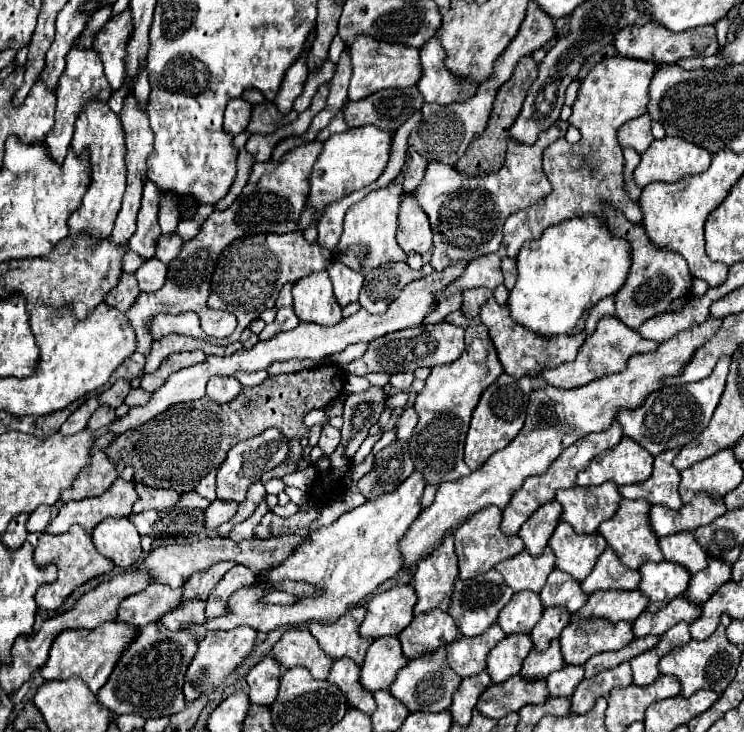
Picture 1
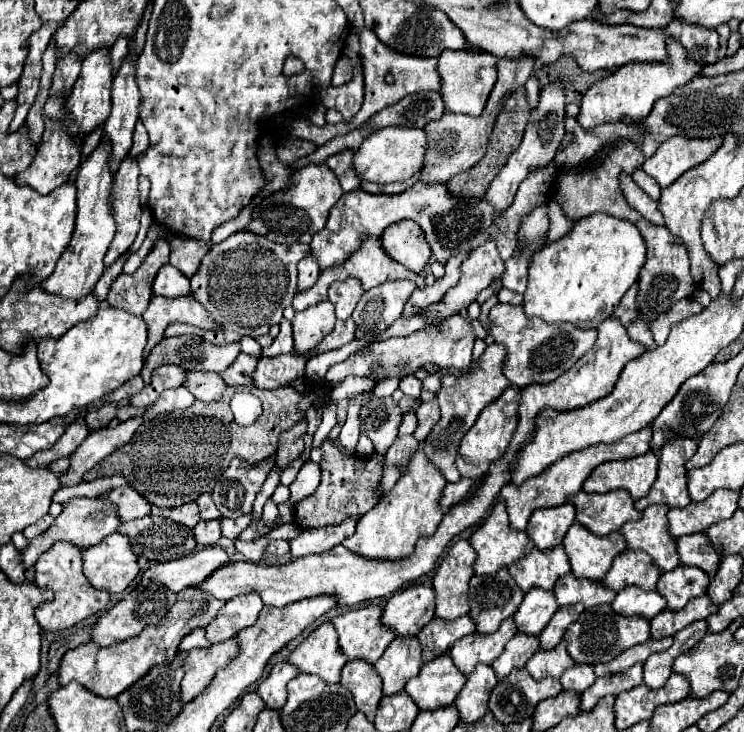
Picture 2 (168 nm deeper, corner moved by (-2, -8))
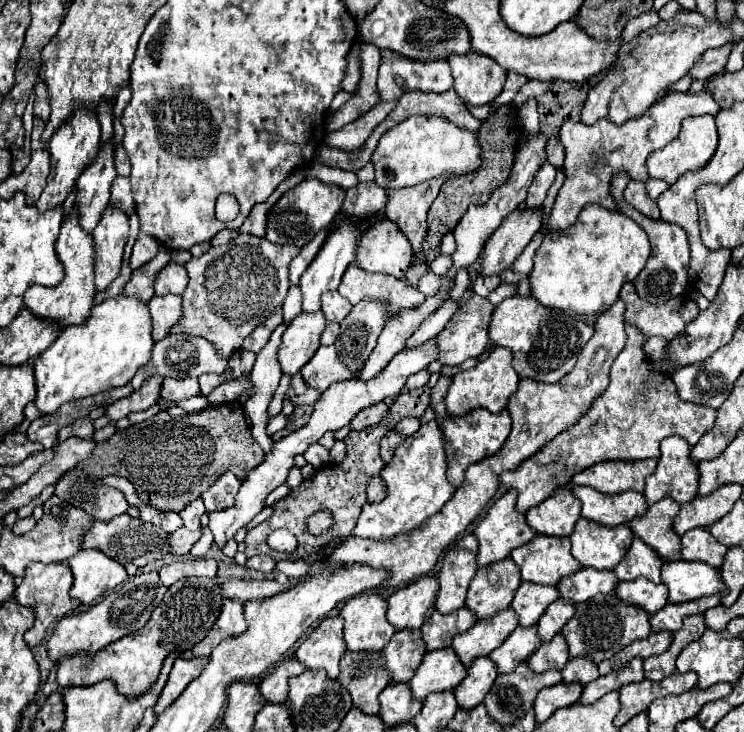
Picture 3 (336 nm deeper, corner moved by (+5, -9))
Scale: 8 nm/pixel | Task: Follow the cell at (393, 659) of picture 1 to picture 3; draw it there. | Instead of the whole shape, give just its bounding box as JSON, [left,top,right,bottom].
[382,629,426,683]

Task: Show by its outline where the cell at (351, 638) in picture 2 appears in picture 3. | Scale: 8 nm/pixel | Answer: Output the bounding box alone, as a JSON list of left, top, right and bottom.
[340,593,396,651]

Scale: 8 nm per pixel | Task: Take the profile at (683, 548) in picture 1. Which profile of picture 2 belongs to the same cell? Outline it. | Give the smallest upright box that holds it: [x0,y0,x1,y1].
[677,534,721,576]

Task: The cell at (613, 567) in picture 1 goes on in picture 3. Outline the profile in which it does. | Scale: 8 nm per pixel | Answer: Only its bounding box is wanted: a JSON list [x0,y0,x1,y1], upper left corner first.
[614,539,664,583]

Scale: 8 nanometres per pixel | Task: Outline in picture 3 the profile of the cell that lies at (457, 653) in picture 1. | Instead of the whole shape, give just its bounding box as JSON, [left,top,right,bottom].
[452,607,518,667]

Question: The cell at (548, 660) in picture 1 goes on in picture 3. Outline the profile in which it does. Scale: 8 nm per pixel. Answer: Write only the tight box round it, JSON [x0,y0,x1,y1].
[528,633,568,673]

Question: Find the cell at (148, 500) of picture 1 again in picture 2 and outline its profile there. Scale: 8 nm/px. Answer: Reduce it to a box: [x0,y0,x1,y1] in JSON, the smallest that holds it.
[107,486,151,522]

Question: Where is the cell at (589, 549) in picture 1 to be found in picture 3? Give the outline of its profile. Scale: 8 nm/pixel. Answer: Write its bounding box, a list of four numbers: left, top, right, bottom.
[570,517,634,569]

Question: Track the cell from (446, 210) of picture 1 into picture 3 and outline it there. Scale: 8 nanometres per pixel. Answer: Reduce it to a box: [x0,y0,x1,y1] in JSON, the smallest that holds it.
[300,219,372,313]

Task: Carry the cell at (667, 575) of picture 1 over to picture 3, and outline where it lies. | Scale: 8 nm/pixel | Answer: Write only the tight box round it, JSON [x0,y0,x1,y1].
[662,561,728,601]

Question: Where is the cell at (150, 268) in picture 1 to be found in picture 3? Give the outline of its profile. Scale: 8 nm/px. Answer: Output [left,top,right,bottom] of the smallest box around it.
[156,263,188,295]

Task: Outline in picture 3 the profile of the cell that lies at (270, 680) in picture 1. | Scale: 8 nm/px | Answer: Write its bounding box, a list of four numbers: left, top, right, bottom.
[260,659,306,703]

